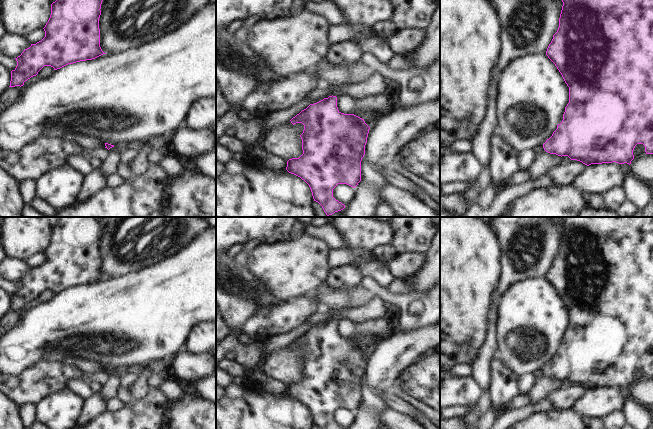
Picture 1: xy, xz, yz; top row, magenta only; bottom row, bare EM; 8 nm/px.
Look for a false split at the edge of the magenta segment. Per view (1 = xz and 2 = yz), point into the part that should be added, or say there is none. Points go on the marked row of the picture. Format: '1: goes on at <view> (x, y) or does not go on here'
1: does not go on here
2: does not go on here

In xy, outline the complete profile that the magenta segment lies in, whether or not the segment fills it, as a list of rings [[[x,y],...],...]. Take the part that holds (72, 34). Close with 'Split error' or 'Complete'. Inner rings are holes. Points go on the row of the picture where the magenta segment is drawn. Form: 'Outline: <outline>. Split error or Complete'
Outline: [[[56,0],[51,4],[51,15],[43,28],[45,37],[25,49],[16,59],[17,66],[11,71],[9,87],[23,86],[24,82],[44,66],[51,66],[54,70],[68,64],[92,60],[103,54],[100,47],[99,18],[103,0]]]. Complete.

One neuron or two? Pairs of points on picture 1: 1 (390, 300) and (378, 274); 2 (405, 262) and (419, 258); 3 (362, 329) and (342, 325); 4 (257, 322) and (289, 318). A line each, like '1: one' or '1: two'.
1: two
2: one
3: one
4: one

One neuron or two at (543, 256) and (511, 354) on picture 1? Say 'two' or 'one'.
two

